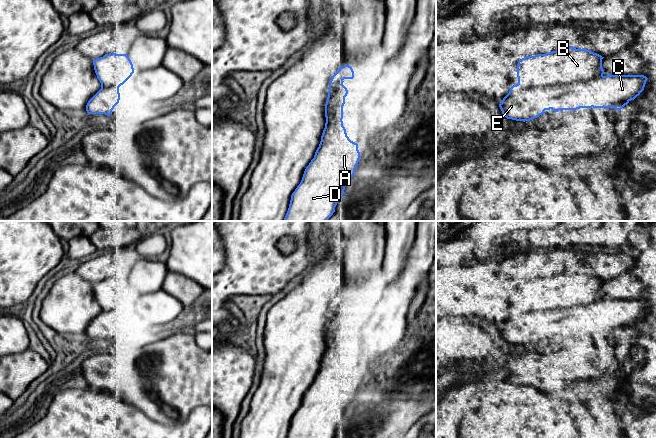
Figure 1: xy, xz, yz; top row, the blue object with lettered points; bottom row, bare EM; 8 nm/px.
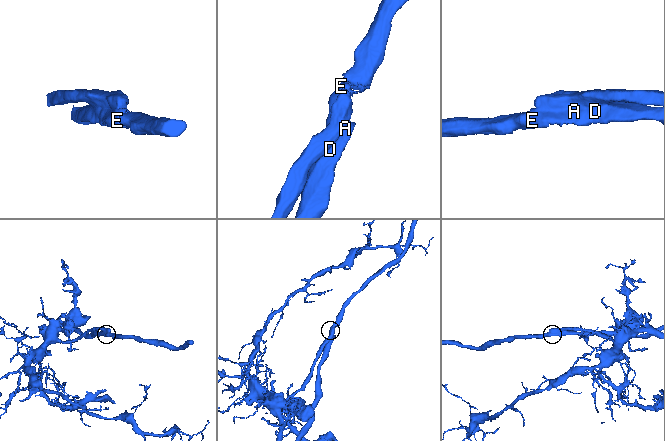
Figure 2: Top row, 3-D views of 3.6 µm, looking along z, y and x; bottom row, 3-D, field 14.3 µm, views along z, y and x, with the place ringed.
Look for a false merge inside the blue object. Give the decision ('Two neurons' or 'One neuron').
Two neurons

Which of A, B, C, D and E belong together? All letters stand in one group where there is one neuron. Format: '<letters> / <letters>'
A C D E / B

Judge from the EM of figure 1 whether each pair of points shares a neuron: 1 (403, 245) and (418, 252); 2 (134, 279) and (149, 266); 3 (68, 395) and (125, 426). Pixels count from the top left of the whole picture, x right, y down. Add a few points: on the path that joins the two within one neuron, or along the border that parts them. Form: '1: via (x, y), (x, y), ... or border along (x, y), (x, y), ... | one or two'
1: border along (416, 231), (414, 242), (402, 270) | two
2: via (138, 277), (145, 270) | one
3: via (82, 409), (98, 425), (111, 425) | one

